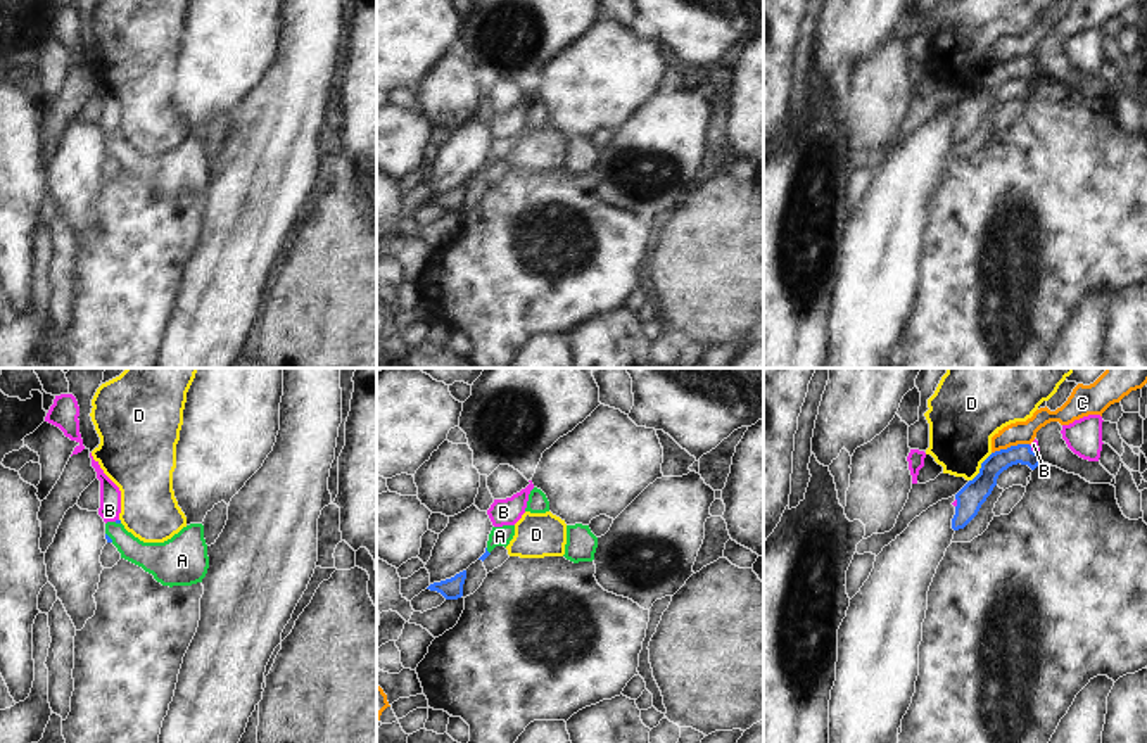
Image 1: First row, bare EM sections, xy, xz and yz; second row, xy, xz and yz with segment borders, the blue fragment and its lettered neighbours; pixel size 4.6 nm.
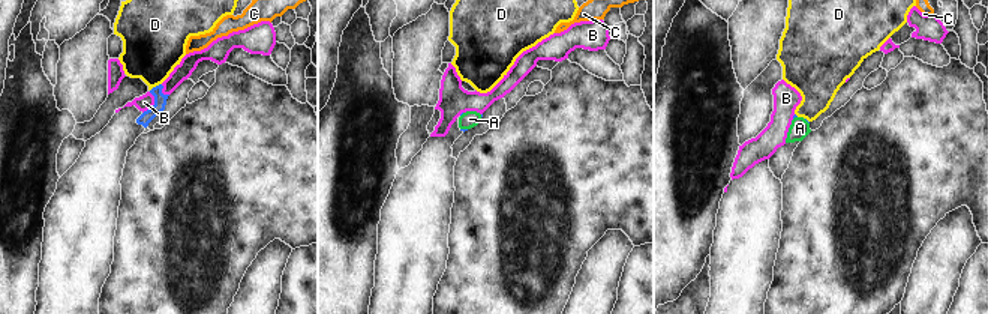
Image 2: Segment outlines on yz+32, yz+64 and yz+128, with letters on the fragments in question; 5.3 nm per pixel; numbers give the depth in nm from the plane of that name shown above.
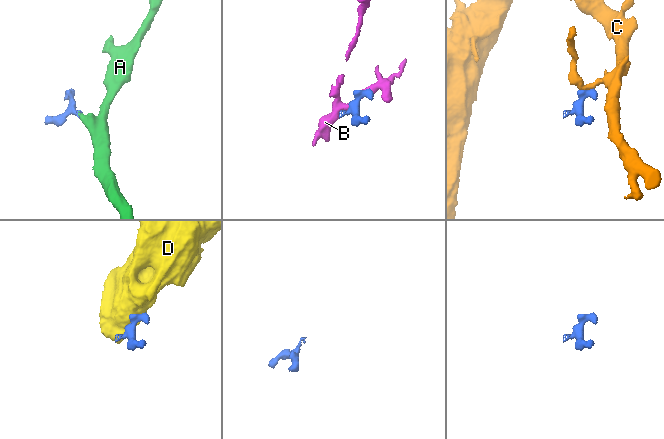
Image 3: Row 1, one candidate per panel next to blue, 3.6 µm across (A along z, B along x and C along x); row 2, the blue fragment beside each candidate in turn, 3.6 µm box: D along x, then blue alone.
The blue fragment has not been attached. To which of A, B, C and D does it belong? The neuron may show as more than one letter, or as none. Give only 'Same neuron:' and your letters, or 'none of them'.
Same neuron: A

